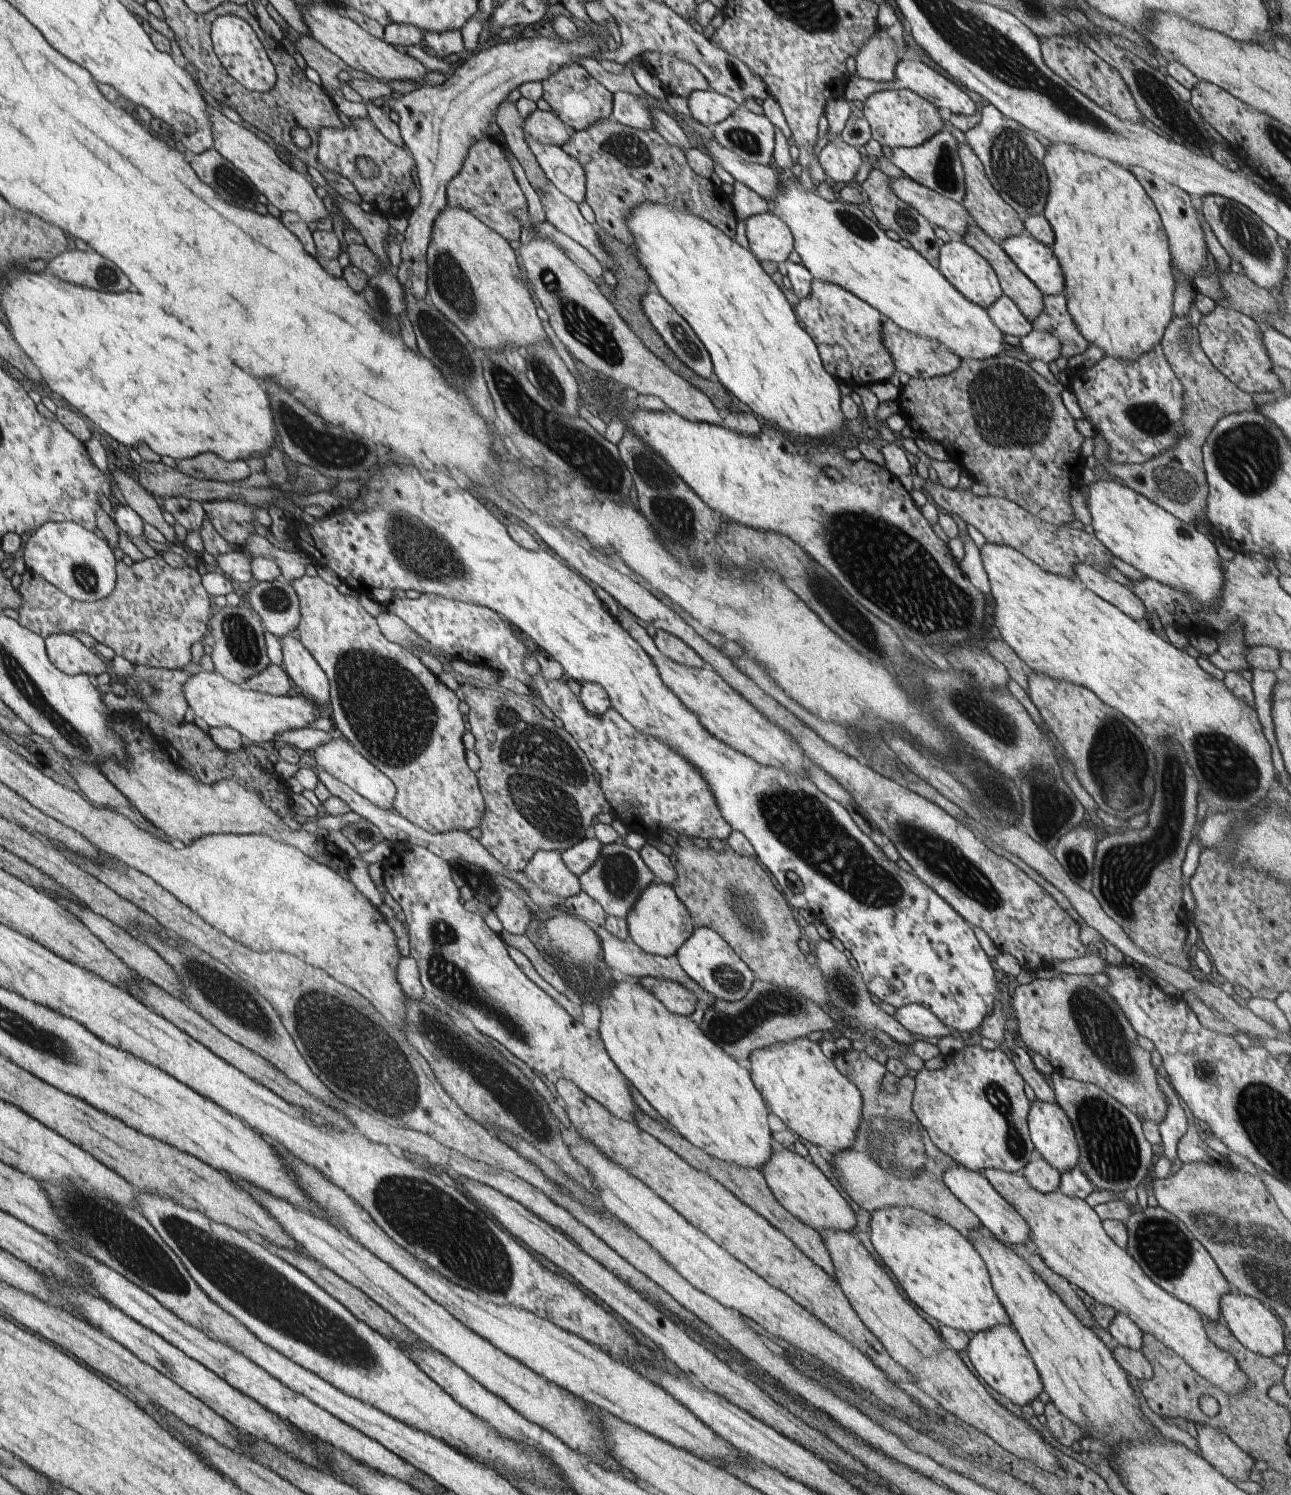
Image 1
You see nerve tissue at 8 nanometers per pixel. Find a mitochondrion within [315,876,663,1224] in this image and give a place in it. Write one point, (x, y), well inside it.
(502, 1086)

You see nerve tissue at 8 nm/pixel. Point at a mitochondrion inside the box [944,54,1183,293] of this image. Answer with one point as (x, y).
(1015, 166)

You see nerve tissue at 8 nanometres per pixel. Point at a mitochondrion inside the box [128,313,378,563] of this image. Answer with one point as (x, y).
(321, 446)

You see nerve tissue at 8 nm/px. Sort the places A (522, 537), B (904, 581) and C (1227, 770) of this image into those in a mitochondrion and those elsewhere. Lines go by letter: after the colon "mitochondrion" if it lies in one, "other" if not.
A: other
B: mitochondrion
C: mitochondrion

